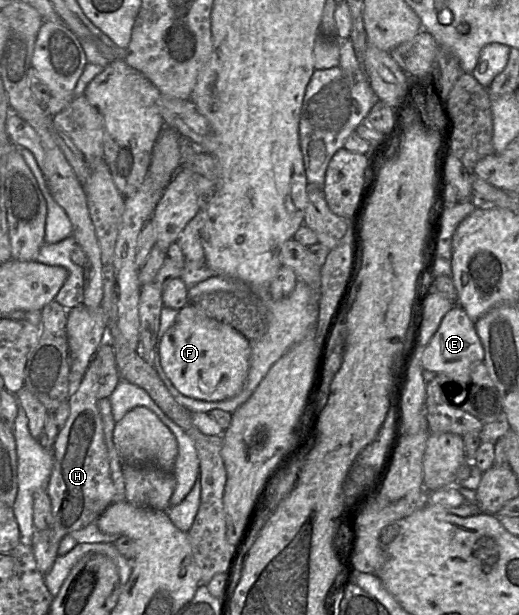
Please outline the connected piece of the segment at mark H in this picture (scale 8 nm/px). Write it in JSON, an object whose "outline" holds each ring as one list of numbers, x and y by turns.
{"outline":[[91,360,83,378,73,386,68,398,70,414,64,426,59,428,53,445,53,468,46,486,52,505,53,523,46,530,35,531,32,539,37,568,43,575,52,568,62,538,95,522,113,503,116,493,110,473,102,418,98,409,98,389,97,361]]}

